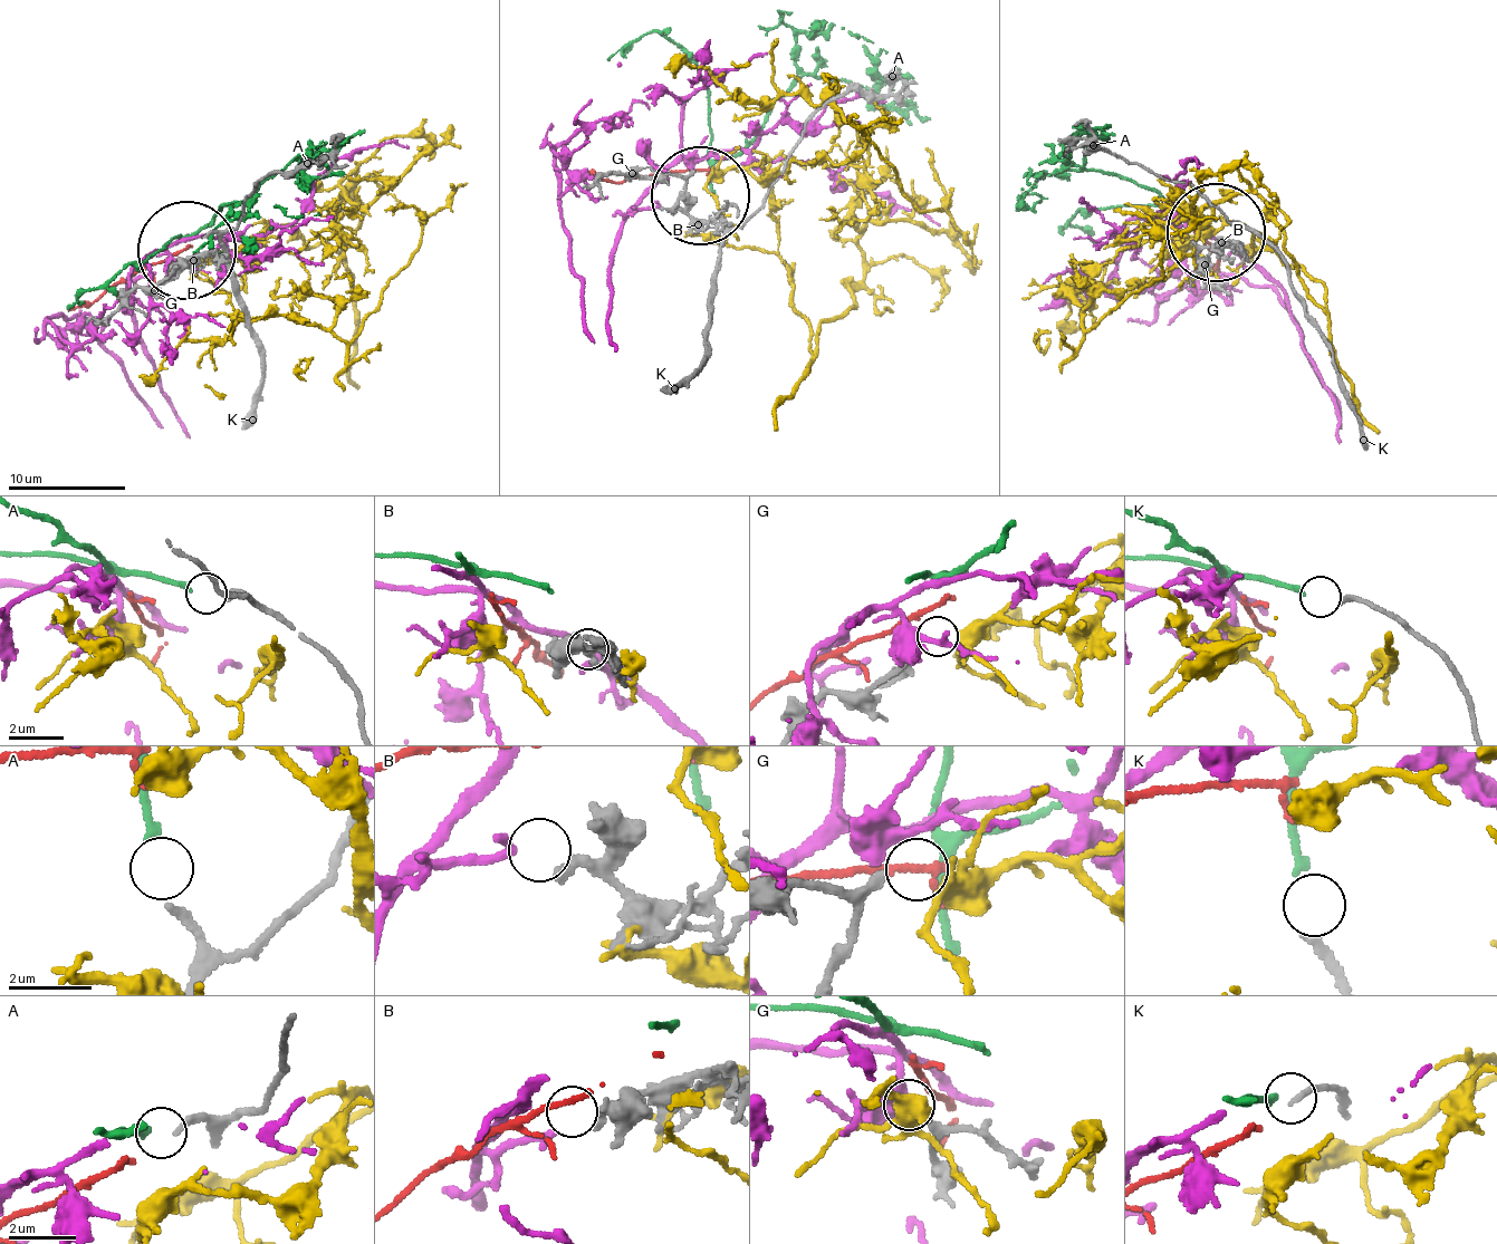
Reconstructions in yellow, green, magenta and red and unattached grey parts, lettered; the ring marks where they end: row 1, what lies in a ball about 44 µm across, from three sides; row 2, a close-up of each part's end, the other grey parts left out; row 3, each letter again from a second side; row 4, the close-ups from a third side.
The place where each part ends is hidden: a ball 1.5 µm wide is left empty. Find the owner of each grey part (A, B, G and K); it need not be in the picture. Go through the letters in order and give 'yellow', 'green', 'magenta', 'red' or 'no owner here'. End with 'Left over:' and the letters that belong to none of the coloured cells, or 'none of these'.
A: no owner here
B: magenta
G: yellow
K: green
Left over: A

